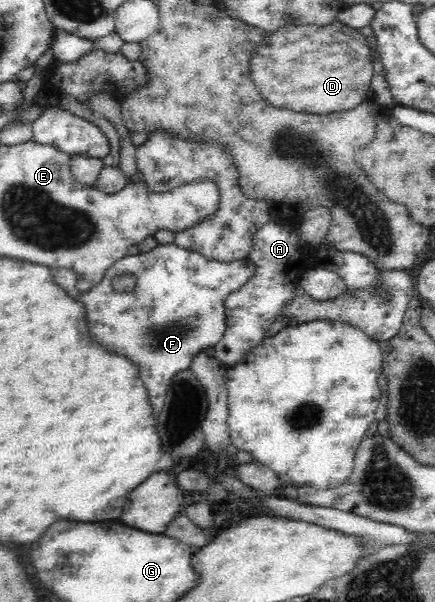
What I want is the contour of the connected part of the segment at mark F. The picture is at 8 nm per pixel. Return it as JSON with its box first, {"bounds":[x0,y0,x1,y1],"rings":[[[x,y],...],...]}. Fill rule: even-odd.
{"bounds":[52,242,254,417],"rings":[[[172,242],[158,244],[148,252],[124,256],[108,268],[104,277],[94,287],[90,287],[84,293],[78,291],[77,273],[74,271],[68,268],[57,268],[52,275],[54,275],[54,281],[72,299],[86,305],[90,335],[108,351],[124,355],[140,367],[139,379],[147,389],[151,409],[157,417],[164,405],[164,395],[172,377],[178,372],[189,369],[196,353],[215,346],[222,339],[226,328],[226,297],[236,289],[242,288],[242,285],[254,276],[254,262],[248,257],[231,262],[214,261],[189,249],[178,247]],[[122,274],[134,276],[136,285],[132,291],[116,291],[112,287],[112,280]]]}

